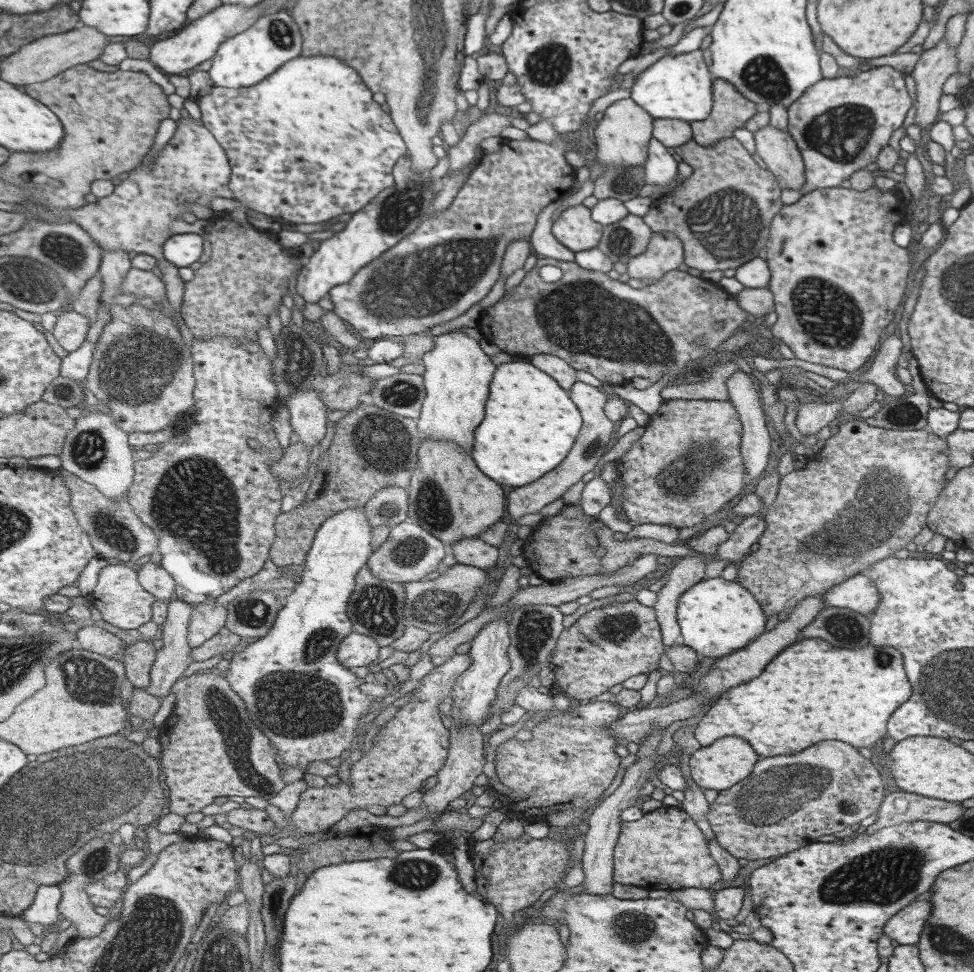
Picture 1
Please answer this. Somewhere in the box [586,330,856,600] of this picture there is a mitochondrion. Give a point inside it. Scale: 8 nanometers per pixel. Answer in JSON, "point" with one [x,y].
{"point":[701,462]}

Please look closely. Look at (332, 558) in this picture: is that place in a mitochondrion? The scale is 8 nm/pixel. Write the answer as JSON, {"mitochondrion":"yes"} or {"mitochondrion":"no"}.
{"mitochondrion":"no"}

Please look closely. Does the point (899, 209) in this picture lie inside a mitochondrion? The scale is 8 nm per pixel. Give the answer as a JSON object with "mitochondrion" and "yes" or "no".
{"mitochondrion":"no"}

